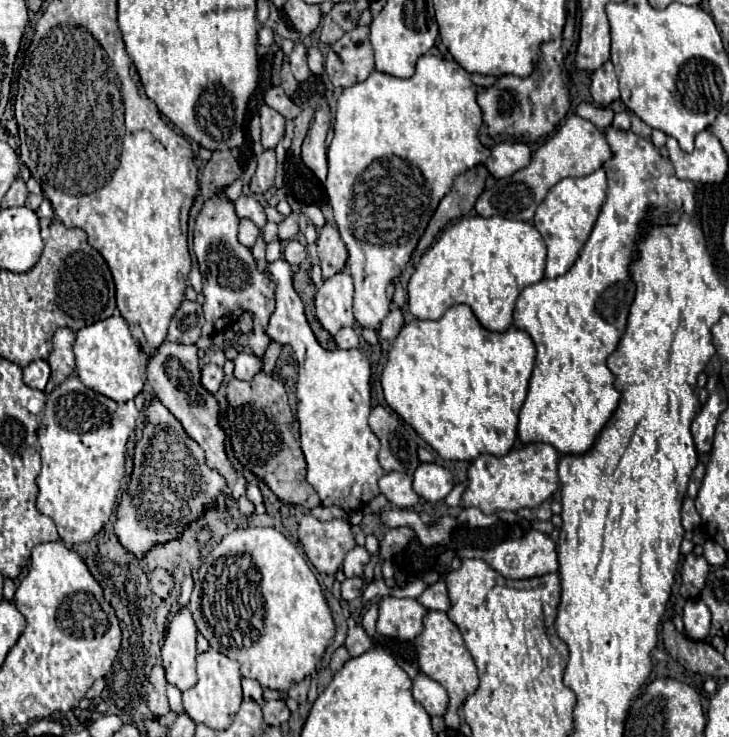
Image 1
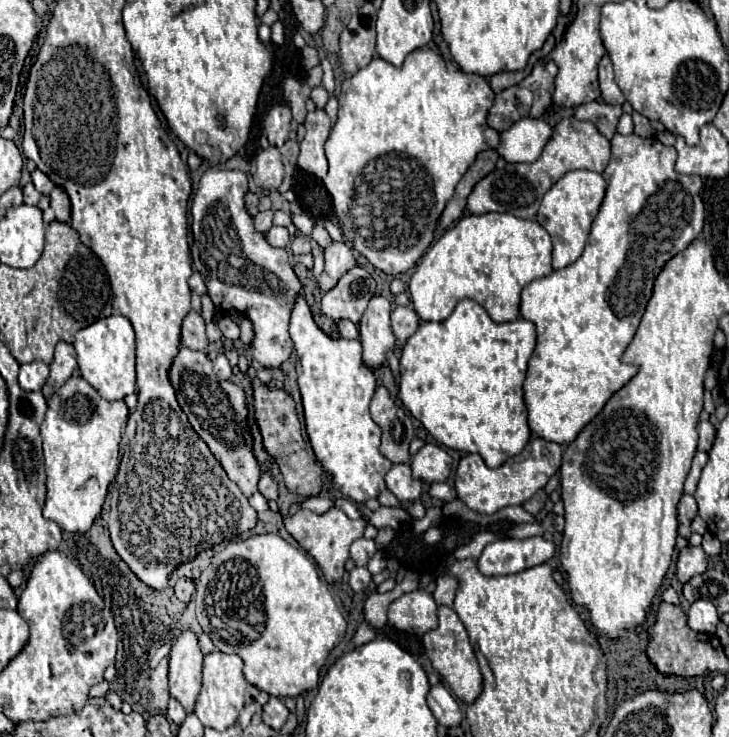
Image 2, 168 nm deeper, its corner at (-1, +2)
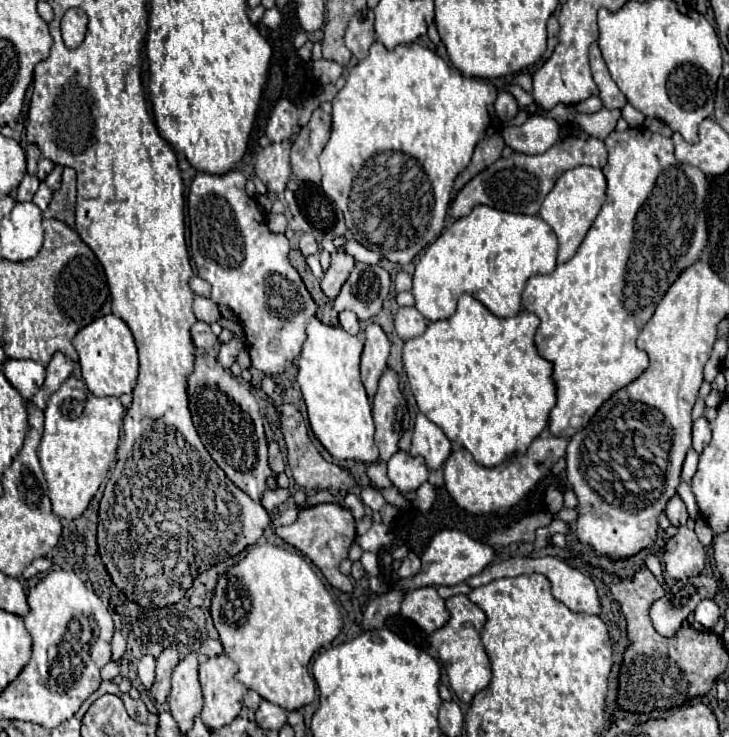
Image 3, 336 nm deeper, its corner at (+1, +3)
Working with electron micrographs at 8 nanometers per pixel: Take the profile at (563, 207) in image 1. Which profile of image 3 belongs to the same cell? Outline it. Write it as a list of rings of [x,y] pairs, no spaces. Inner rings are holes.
[[[577,166],[557,178],[555,188],[547,194],[547,198],[541,204],[539,216],[555,230],[555,234],[559,238],[559,256],[557,256],[559,264],[567,262],[577,252],[579,244],[583,242],[587,230],[591,228],[595,216],[599,214],[599,210],[605,202],[605,192],[607,192],[607,182],[605,182],[601,168]]]

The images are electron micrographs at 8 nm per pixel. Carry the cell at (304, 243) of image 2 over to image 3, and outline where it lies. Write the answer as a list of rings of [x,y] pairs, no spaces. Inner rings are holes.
[[[303,234],[299,240],[299,250],[303,252],[303,256],[311,256],[319,250],[319,242],[315,240],[313,234]]]

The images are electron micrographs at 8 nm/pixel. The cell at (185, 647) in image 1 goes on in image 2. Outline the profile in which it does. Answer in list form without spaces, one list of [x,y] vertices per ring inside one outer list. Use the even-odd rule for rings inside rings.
[[[183,629],[169,655],[169,691],[183,703],[187,713],[193,711],[201,689],[201,661],[203,653],[197,645],[195,633],[191,629]]]

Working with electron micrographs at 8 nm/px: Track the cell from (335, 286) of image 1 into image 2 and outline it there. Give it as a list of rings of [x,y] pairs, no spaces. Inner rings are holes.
[[[361,267],[347,271],[339,283],[323,293],[321,311],[333,321],[349,319],[359,323],[361,313],[367,309],[367,299],[375,295],[375,279]]]

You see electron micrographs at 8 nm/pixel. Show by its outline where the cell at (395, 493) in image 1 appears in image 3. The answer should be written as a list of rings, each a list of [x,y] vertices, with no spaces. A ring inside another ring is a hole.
[[[397,450],[387,462],[387,474],[395,488],[401,492],[413,492],[429,478],[429,468],[423,456],[411,456],[409,452]]]

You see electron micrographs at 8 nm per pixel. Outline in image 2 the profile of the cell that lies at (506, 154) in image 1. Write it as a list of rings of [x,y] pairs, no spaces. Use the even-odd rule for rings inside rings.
[[[521,119],[517,125],[501,133],[497,153],[507,163],[533,163],[541,155],[551,127],[543,119]]]

